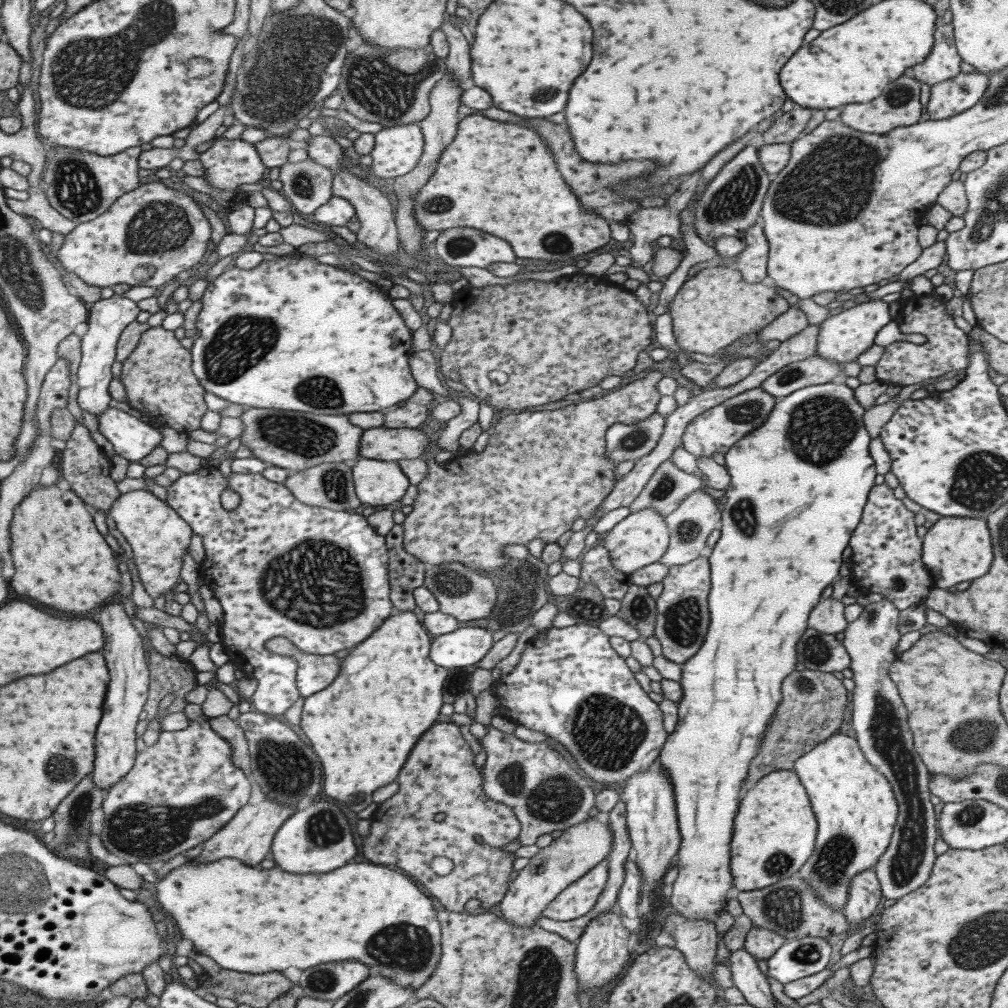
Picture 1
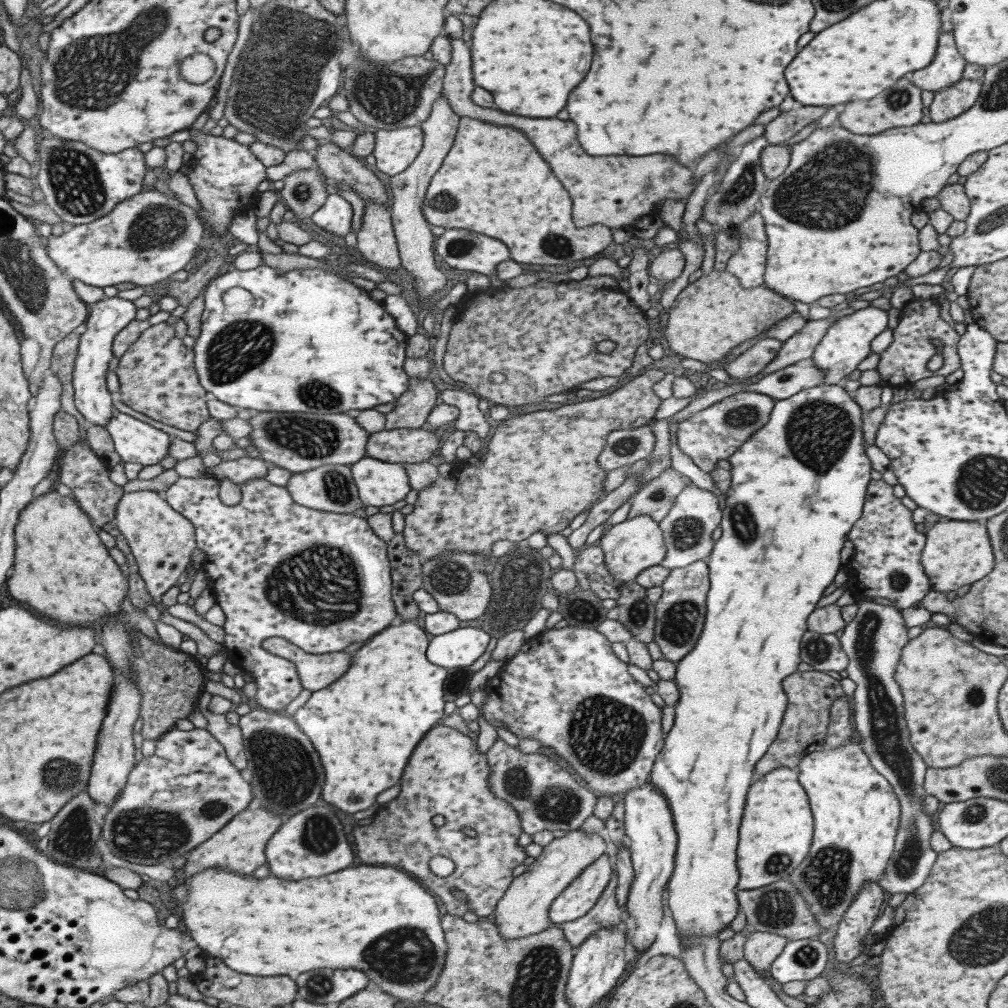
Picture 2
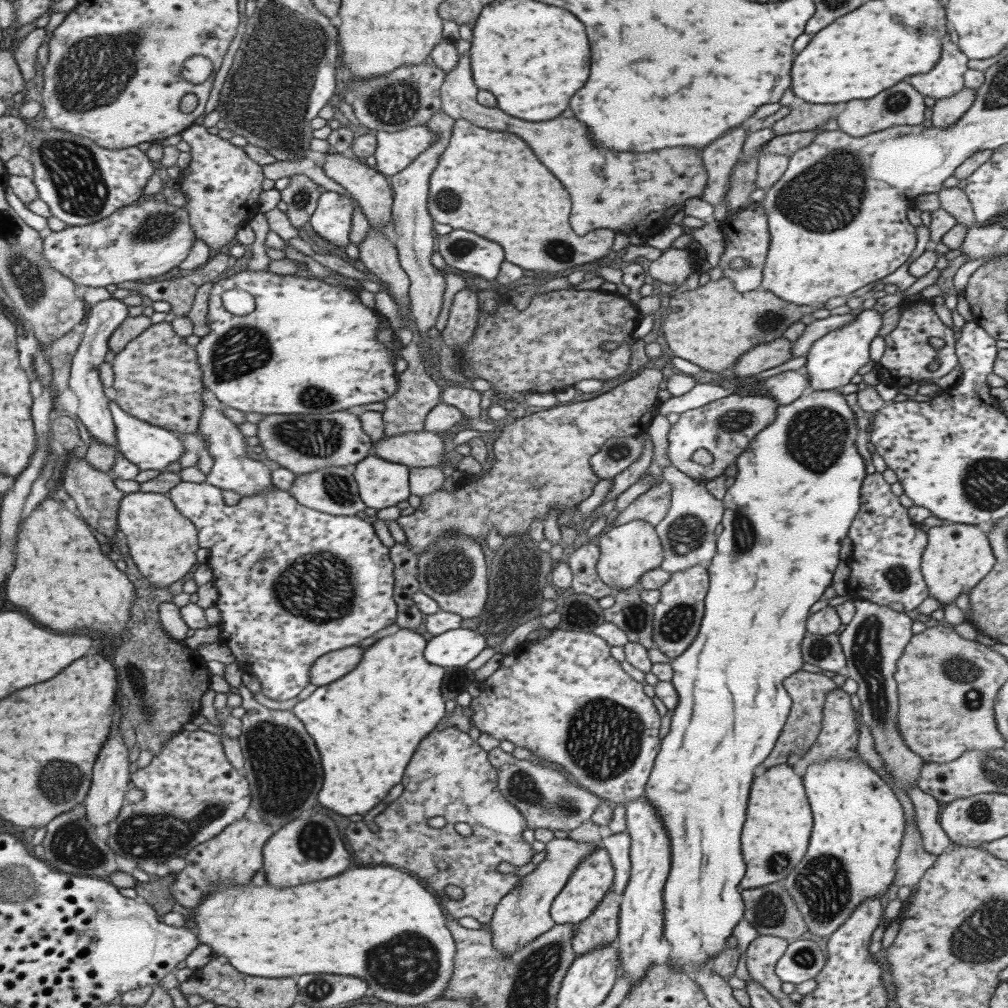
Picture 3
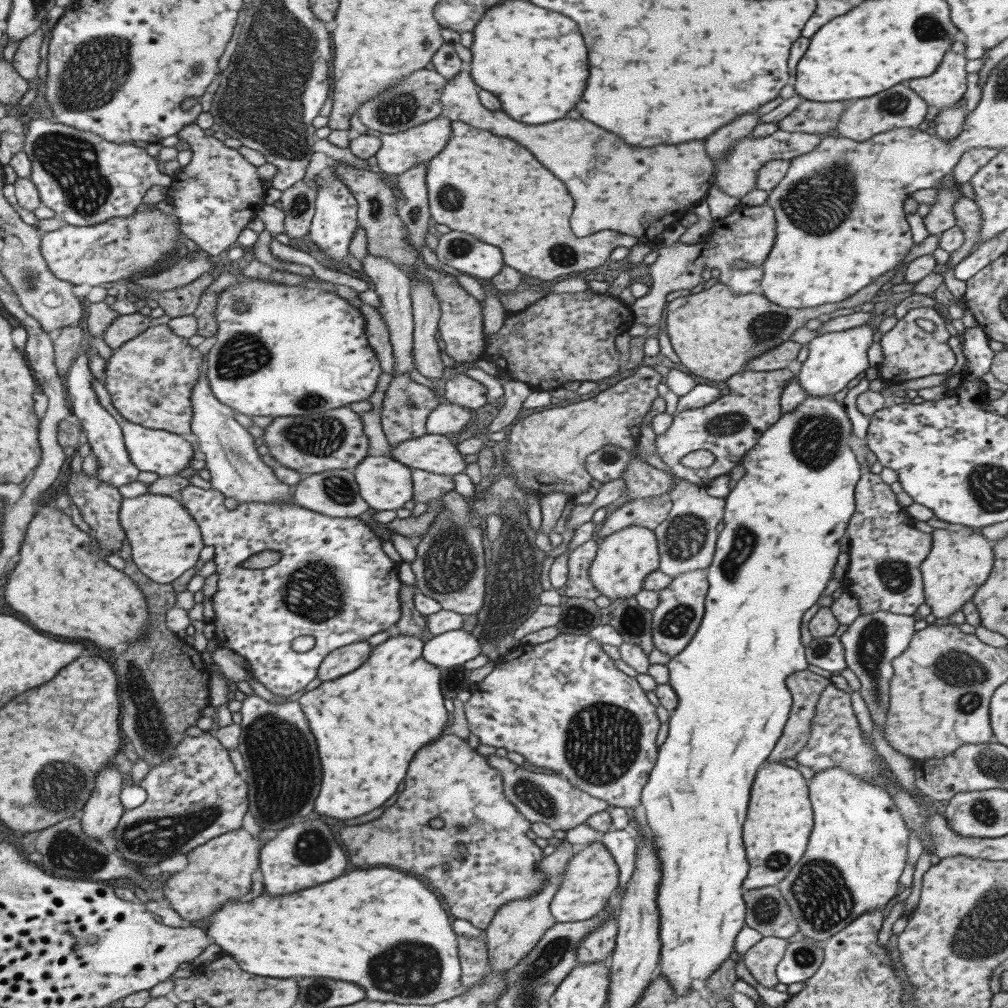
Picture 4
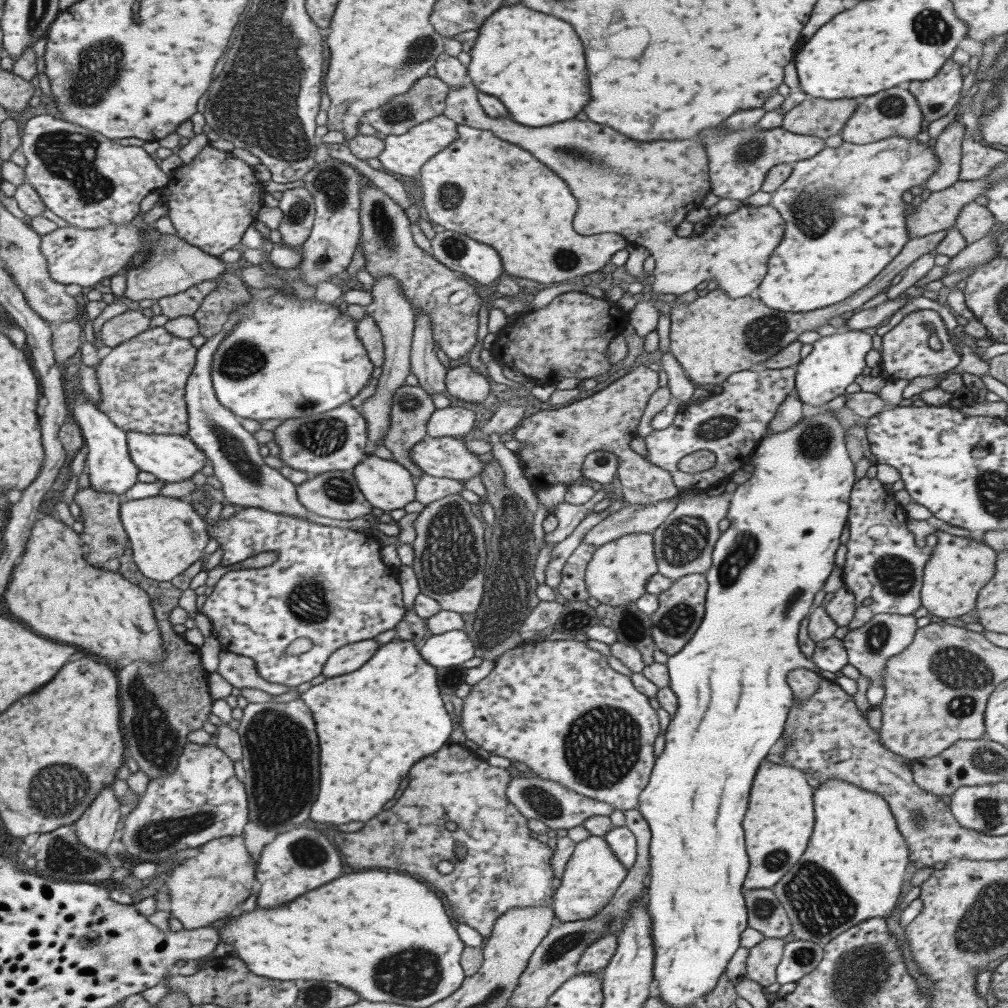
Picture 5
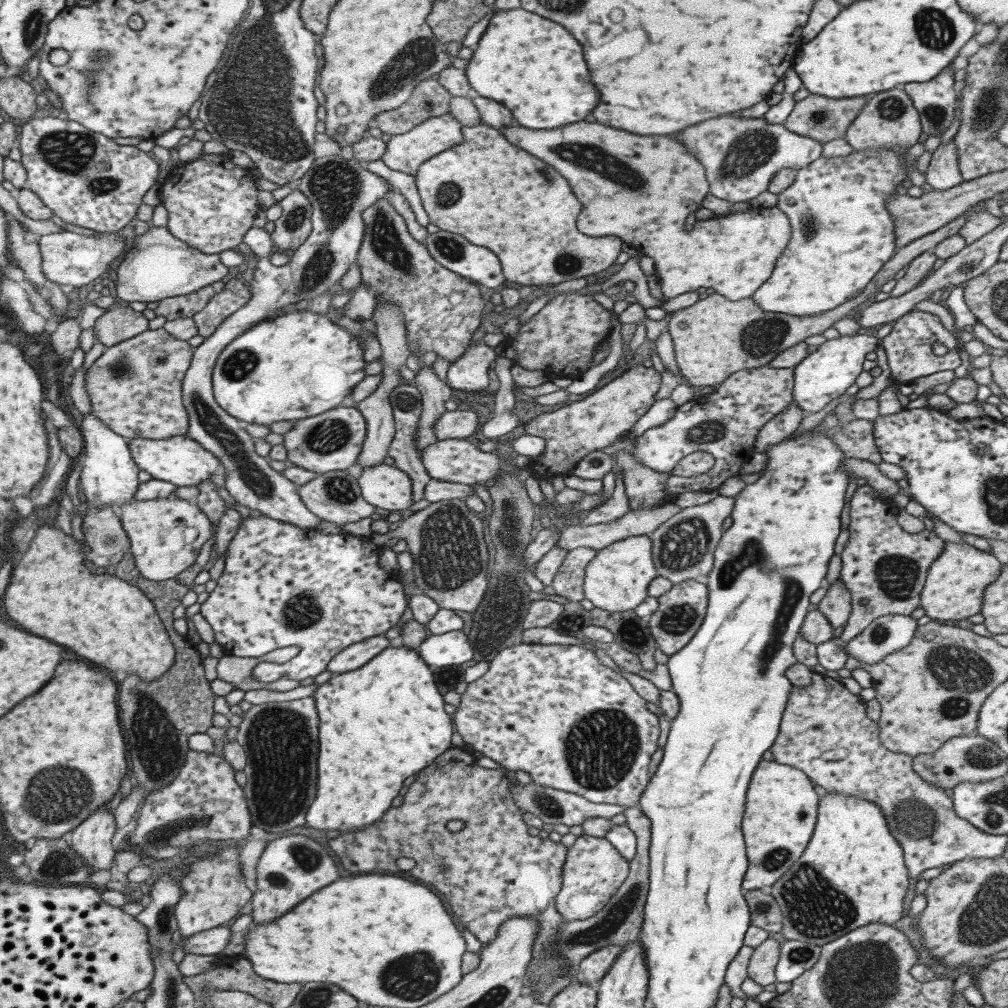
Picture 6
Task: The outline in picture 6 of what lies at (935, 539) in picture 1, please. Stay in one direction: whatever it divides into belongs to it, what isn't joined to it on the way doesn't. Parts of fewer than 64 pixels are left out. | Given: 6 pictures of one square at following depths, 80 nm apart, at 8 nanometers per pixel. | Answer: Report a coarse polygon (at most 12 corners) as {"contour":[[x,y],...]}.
{"contour":[[945,542],[919,607],[935,620],[981,610],[1002,565],[990,552]]}

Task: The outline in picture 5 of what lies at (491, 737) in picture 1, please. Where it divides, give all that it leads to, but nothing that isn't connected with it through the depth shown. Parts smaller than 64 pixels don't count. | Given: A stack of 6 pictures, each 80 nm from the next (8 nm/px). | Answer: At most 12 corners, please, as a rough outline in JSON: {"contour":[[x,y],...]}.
{"contour":[[511,772],[507,800],[553,830],[609,816],[610,804]]}

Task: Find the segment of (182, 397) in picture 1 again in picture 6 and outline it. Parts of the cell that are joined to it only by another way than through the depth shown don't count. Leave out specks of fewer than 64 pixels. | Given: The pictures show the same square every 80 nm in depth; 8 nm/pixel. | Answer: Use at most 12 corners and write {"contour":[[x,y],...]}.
{"contour":[[163,327],[84,375],[91,415],[123,439],[187,433],[192,350]]}

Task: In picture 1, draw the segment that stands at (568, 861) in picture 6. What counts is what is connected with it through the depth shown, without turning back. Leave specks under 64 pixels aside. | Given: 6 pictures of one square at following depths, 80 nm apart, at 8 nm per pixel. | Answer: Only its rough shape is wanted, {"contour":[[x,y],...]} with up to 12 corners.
{"contour":[[607,860],[569,884],[541,913],[569,921],[590,912],[607,883]]}

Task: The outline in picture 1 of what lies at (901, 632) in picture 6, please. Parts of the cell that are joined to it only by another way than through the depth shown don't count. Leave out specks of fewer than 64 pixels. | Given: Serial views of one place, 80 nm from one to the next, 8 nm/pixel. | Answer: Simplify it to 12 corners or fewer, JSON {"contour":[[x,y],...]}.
{"contour":[[884,597],[840,642],[854,739],[898,804],[874,867],[881,896],[927,881],[929,772],[887,671],[901,635]]}

